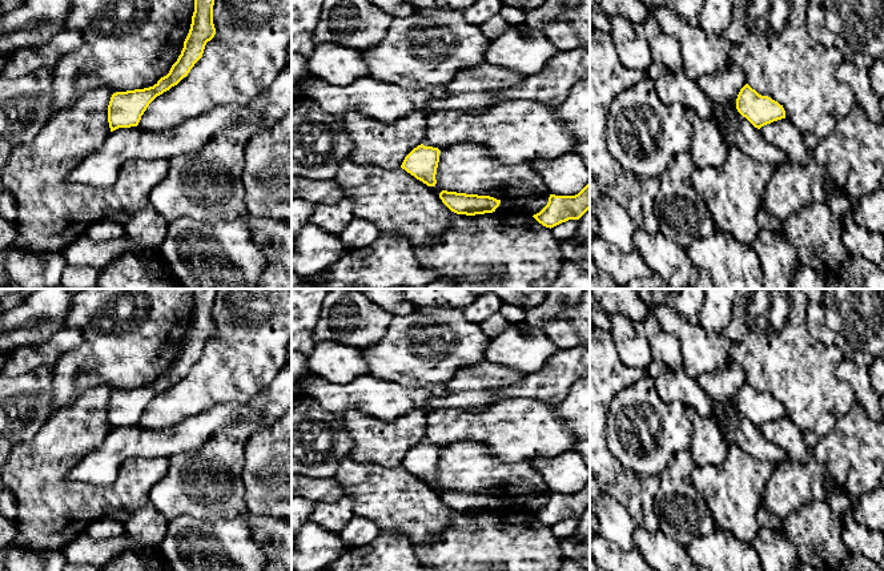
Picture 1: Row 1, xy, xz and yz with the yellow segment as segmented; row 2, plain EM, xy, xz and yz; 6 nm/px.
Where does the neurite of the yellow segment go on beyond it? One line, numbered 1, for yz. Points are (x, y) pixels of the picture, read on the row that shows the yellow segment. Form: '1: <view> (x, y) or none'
1: none

